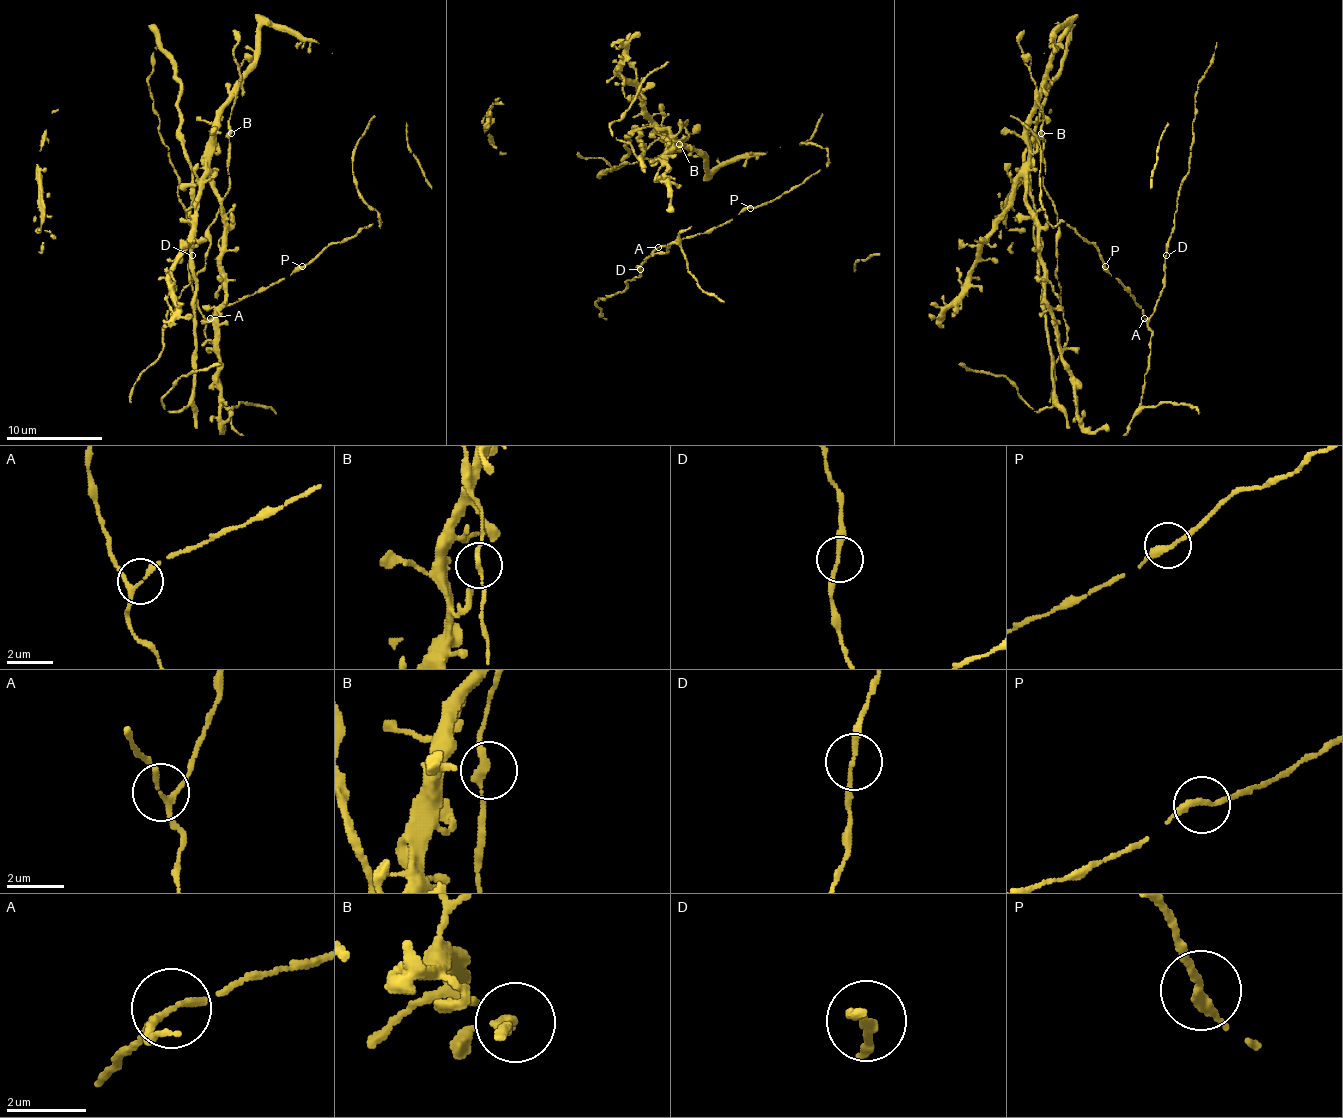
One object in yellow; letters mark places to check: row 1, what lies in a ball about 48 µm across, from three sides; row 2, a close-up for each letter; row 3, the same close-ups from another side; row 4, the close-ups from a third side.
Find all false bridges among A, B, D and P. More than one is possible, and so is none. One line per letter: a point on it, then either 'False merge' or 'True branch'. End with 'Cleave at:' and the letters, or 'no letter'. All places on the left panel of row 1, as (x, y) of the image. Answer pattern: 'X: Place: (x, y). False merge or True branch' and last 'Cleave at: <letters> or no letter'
A: Place: (210, 318). True branch
B: Place: (231, 133). True branch
D: Place: (192, 255). True branch
P: Place: (302, 266). True branch
Cleave at: no letter

